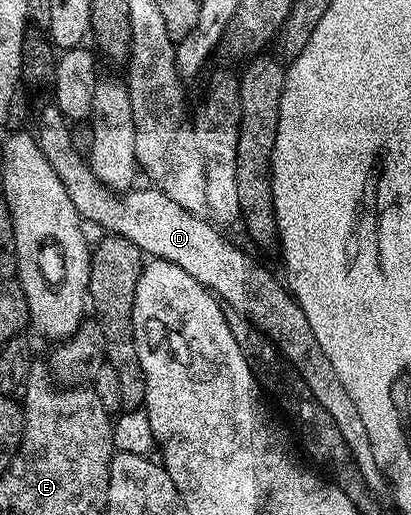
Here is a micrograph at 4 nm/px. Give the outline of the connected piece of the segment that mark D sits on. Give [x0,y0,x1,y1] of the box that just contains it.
[36,105,392,497]

